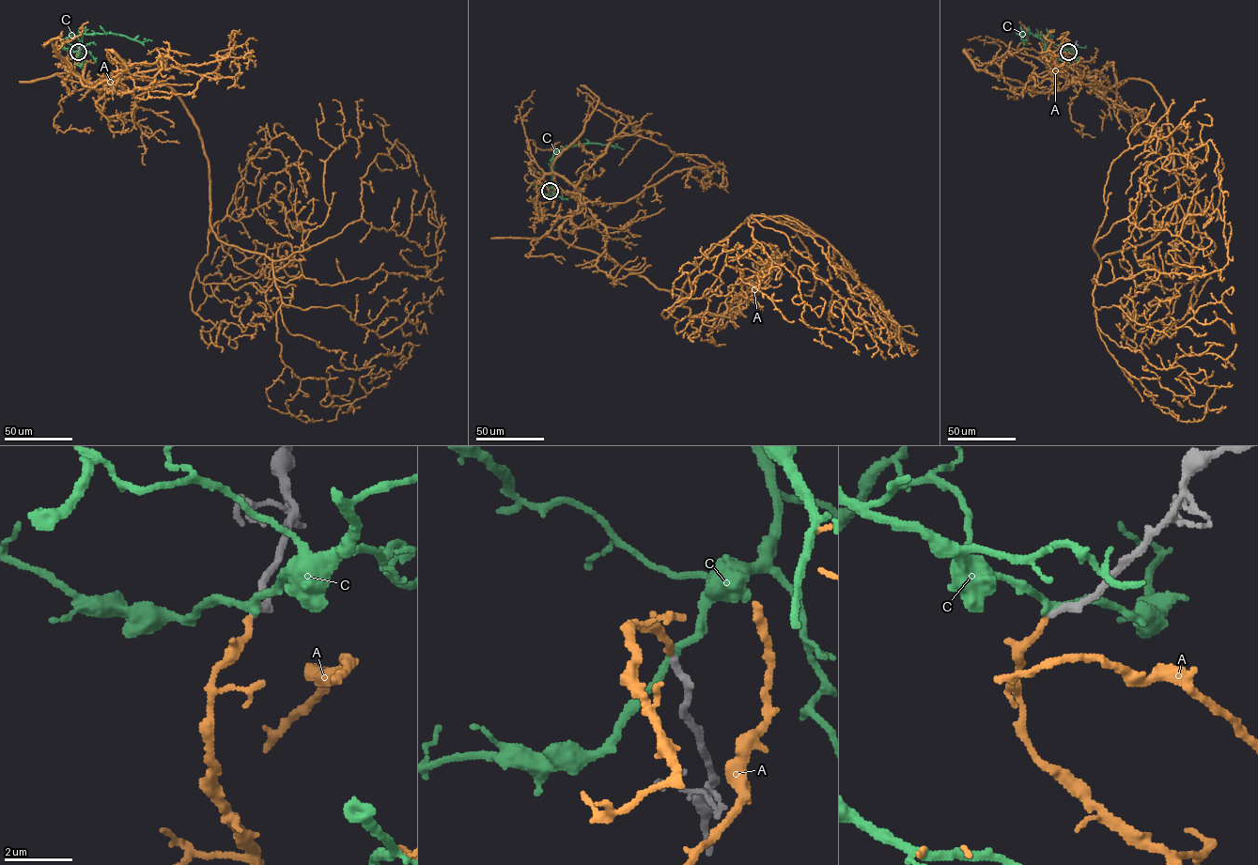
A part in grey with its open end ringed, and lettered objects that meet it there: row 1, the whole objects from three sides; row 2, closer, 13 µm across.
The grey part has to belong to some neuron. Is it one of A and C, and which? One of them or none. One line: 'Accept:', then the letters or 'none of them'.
Accept: A

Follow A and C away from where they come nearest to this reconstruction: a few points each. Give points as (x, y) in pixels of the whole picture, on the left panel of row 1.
A: (78, 52), (84, 79), (108, 79), (87, 87), (175, 92), (211, 231), (286, 283), (426, 276), (442, 214)
C: (78, 52), (83, 48), (78, 36), (84, 34), (111, 33), (141, 42), (152, 40)

